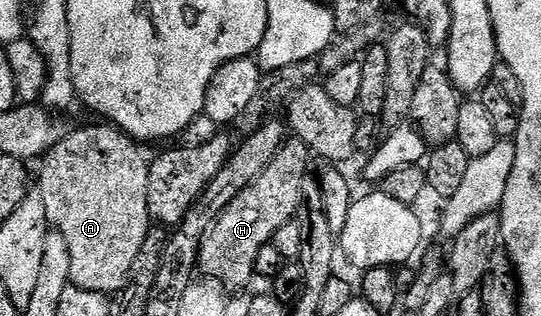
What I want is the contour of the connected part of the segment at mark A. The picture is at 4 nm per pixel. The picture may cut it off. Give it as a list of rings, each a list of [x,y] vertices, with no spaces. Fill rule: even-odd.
[[[112,124],[101,125],[105,126],[70,129],[65,139],[49,149],[40,163],[39,193],[43,208],[47,208],[50,227],[67,240],[67,252],[71,252],[70,283],[84,290],[112,296],[128,282],[131,264],[135,264],[135,256],[139,256],[139,248],[143,248],[143,240],[151,225],[147,204],[150,159],[141,155],[142,147],[128,134]]]

